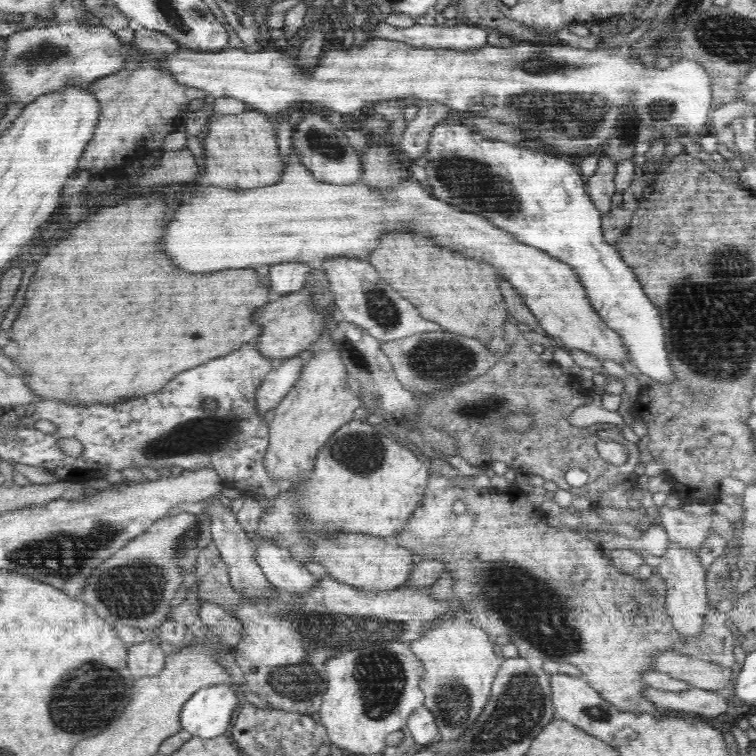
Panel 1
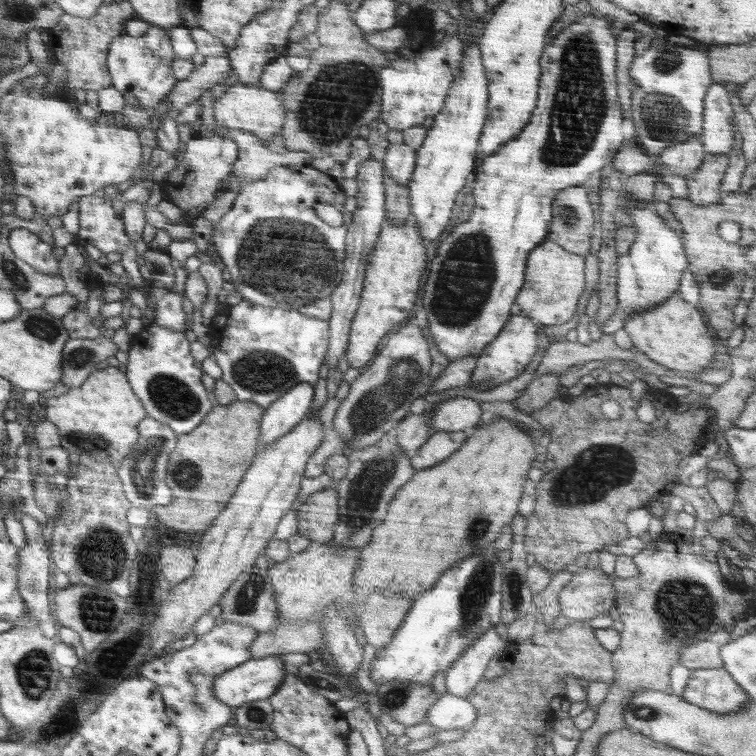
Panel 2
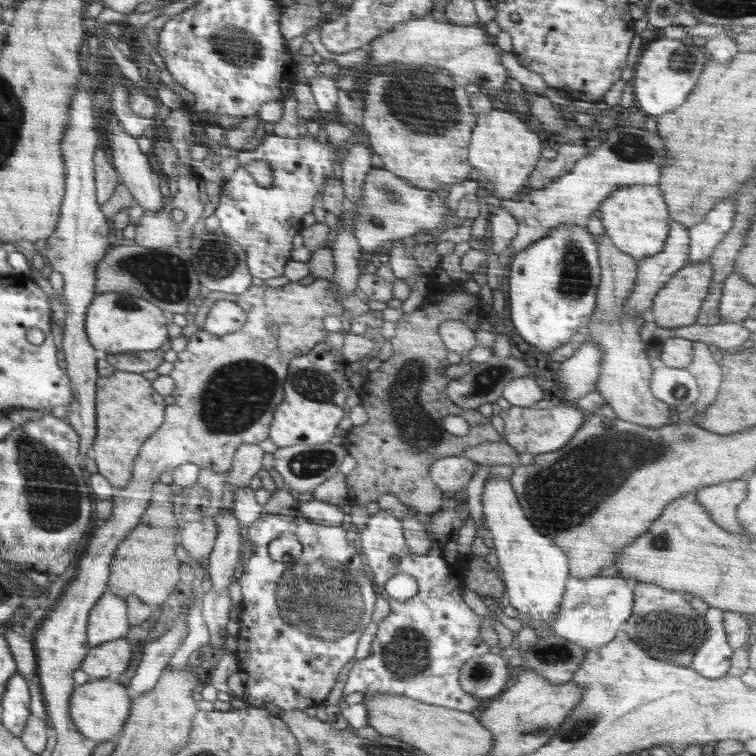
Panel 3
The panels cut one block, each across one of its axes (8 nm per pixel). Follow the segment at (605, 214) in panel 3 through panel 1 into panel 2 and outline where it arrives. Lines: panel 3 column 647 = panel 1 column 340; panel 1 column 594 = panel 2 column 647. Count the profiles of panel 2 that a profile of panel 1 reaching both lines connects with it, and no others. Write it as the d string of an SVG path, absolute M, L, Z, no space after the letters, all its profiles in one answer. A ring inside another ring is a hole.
M678 291L671 294L671 297L663 304L654 304L649 310L635 312L633 316L629 316L624 330L630 335L634 347L650 360L674 371L676 376L692 379L696 375L702 375L713 363L712 334L702 322L698 309L694 310L694 305L682 298Z

